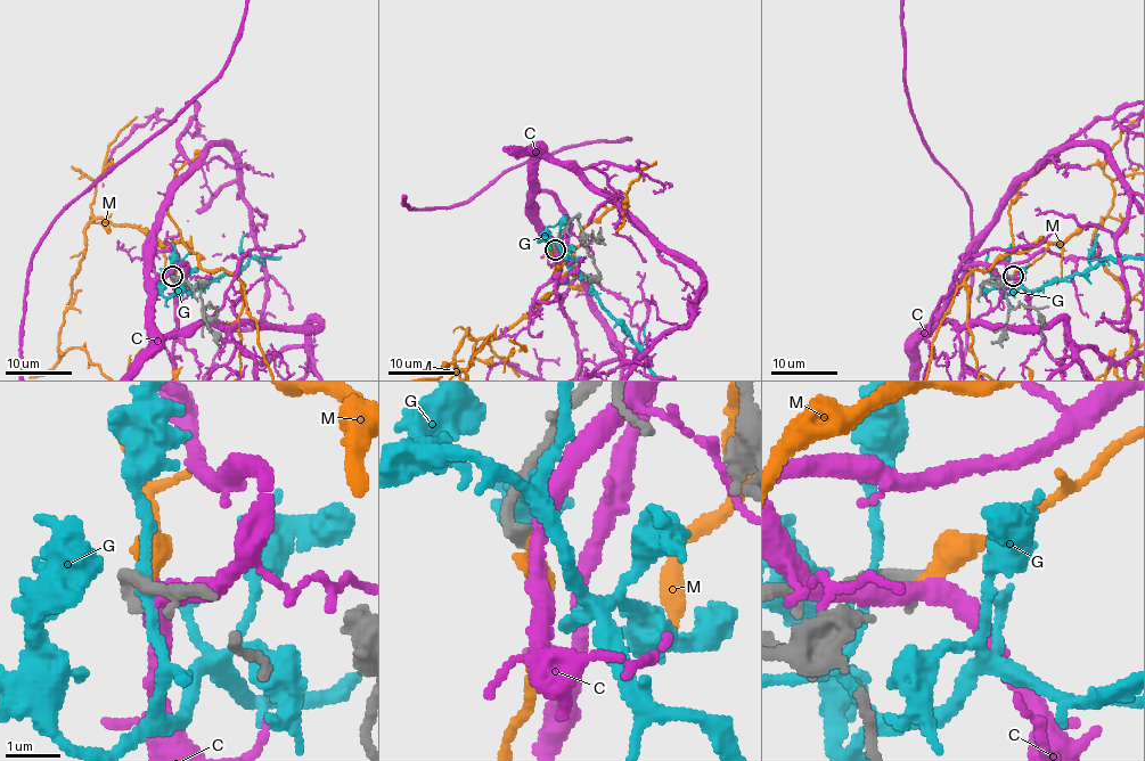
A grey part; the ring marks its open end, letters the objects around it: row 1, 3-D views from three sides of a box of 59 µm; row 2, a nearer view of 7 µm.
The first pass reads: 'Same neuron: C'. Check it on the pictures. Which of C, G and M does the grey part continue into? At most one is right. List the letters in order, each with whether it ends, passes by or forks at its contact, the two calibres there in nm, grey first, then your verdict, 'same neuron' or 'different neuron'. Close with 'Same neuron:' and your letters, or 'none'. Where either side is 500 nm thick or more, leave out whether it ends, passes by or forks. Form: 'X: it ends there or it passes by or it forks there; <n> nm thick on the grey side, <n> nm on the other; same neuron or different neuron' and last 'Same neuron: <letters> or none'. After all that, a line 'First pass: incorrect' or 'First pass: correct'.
C: it passes by; 280 nm thick on the grey side, 360 nm on the other; different neuron
G: it passes by; 190 nm thick on the grey side, 180 nm on the other; different neuron
M: it ends there; 280 nm thick on the grey side, 320 nm on the other; different neuron
Same neuron: none
First pass: incorrect

